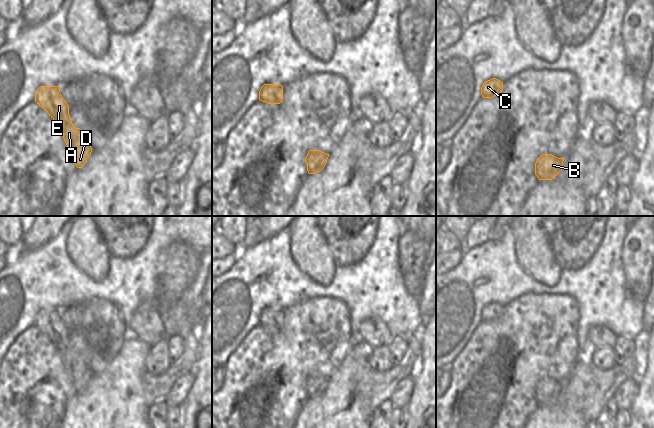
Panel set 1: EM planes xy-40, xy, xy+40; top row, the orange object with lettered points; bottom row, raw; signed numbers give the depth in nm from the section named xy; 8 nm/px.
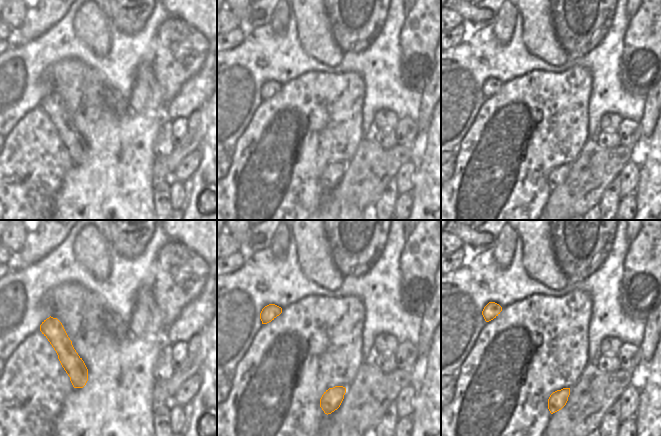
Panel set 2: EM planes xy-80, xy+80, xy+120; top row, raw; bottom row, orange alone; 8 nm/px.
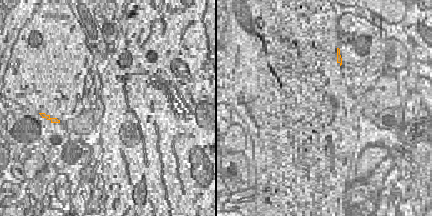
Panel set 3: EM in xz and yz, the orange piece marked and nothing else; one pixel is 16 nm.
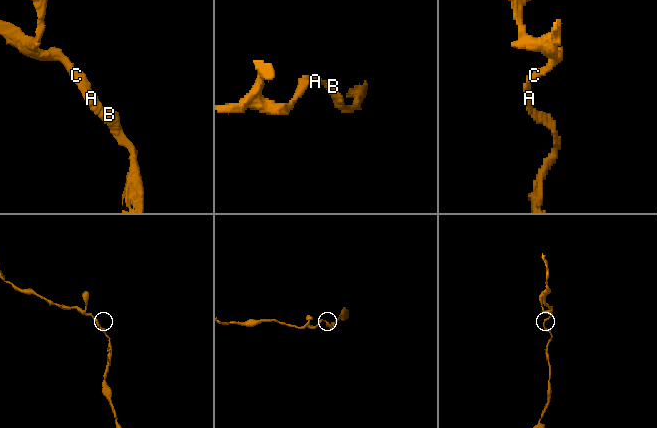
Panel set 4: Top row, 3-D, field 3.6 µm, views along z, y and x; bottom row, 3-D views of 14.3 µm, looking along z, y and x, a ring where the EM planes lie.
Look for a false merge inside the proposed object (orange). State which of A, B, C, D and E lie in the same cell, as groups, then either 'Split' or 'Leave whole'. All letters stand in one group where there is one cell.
Groups: A B C D E. Leave whole.

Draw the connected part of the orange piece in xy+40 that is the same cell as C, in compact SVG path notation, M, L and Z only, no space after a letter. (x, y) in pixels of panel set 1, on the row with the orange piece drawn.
M492 78L483 83L481 87L481 95L483 98L492 98L503 91L503 82Z

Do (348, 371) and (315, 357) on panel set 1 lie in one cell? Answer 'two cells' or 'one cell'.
two cells

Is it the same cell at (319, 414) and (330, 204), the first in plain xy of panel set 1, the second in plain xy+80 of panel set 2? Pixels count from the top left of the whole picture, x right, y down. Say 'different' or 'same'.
same

